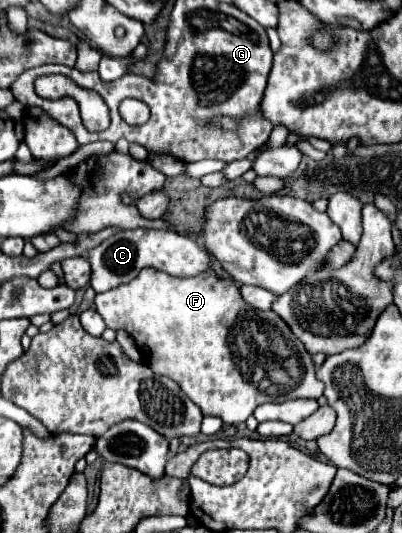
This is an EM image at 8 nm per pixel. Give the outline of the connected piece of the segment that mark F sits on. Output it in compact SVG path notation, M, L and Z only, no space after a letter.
M147 267L133 281L97 294L94 302L107 327L123 327L131 333L153 373L177 381L183 393L201 407L205 415L221 417L225 425L245 423L263 403L283 403L289 397L319 399L323 395L323 383L315 377L311 355L303 349L303 343L293 337L287 323L273 311L251 309L239 297L237 283L221 279L213 269L199 277L181 279Z

